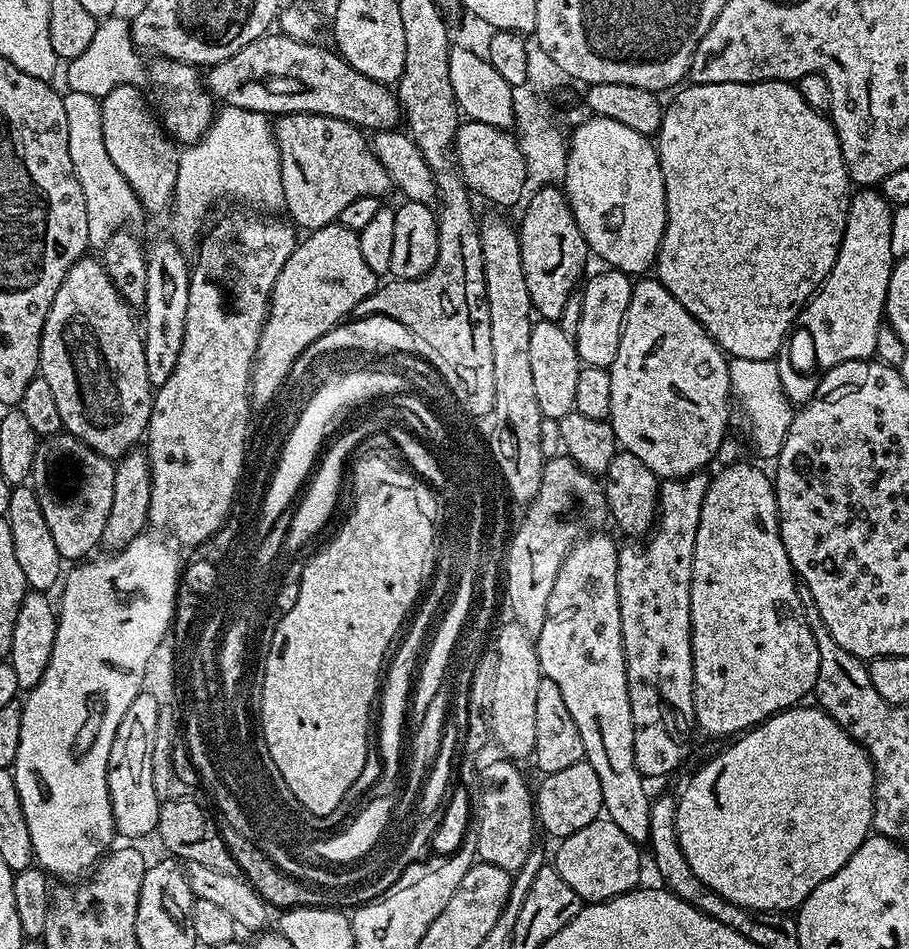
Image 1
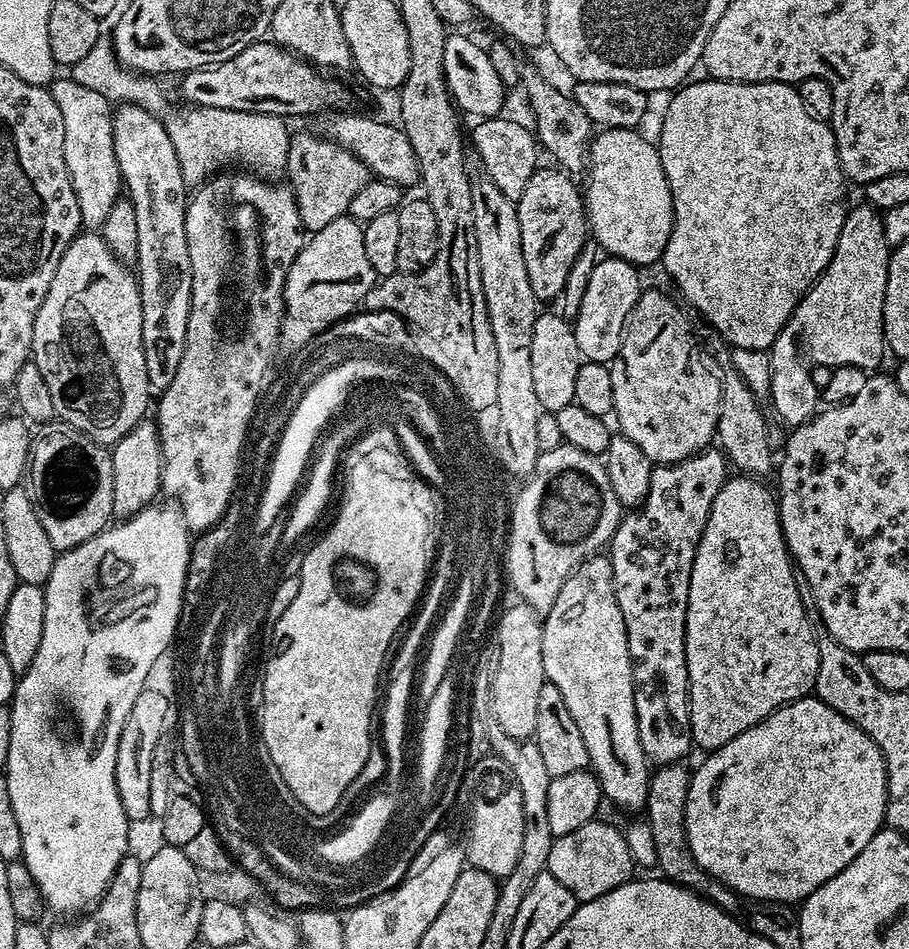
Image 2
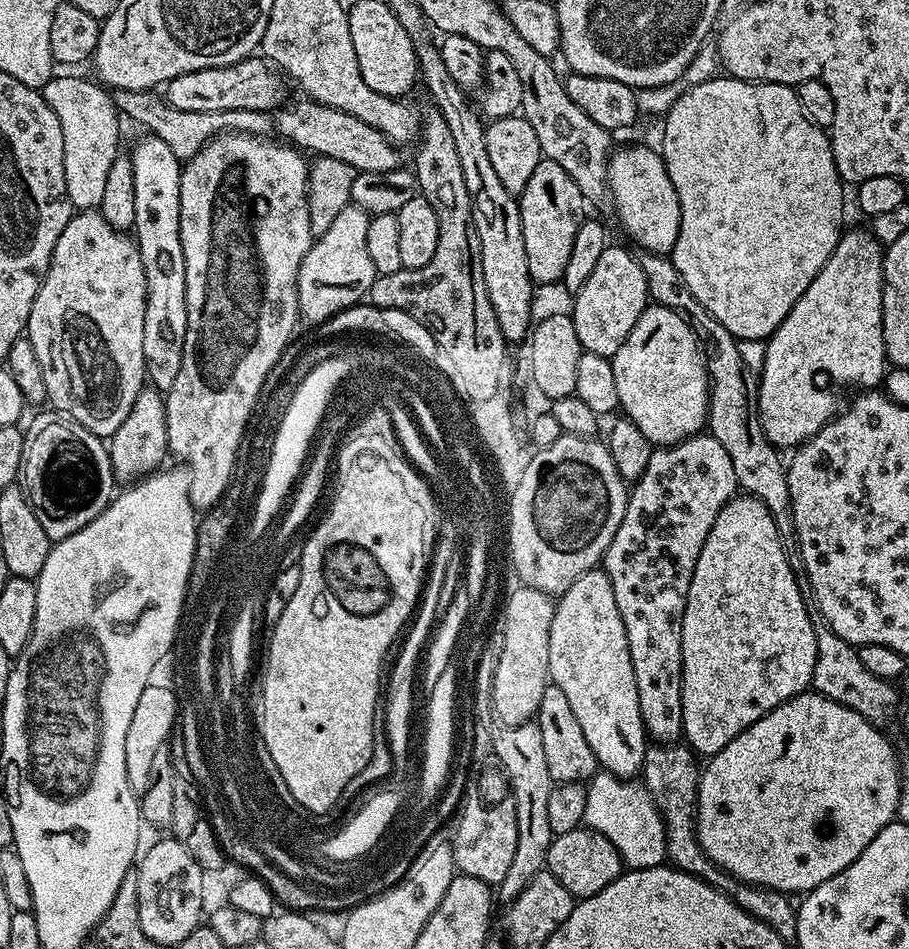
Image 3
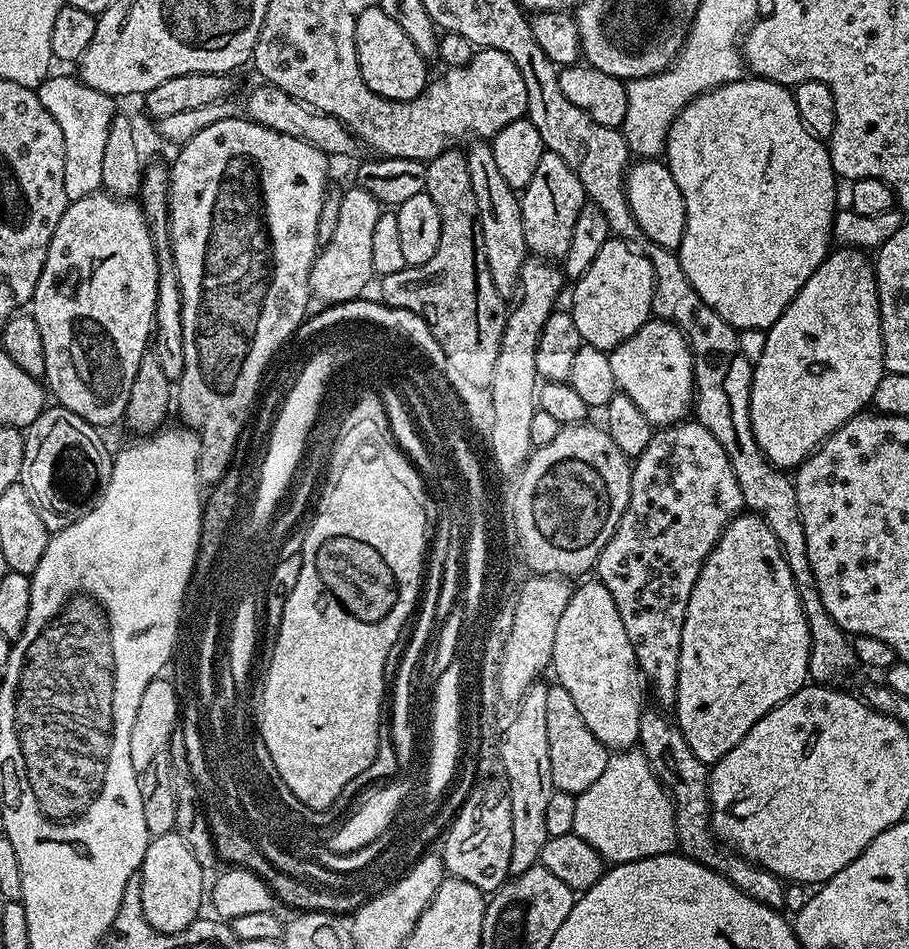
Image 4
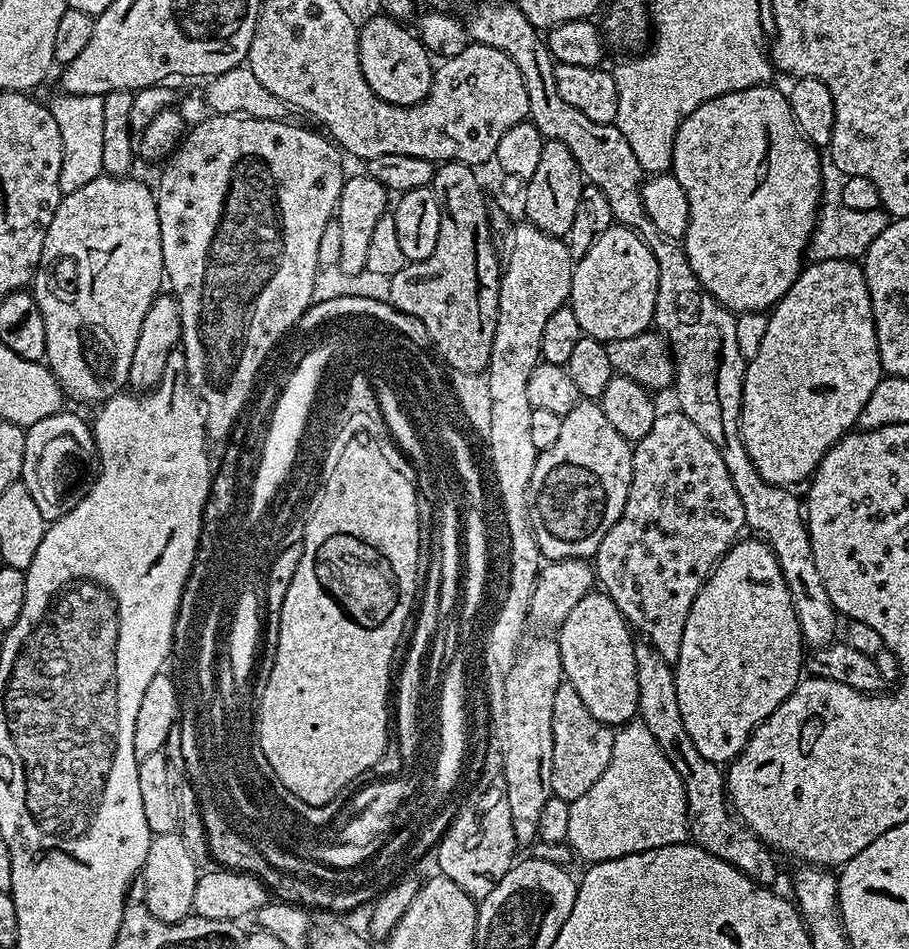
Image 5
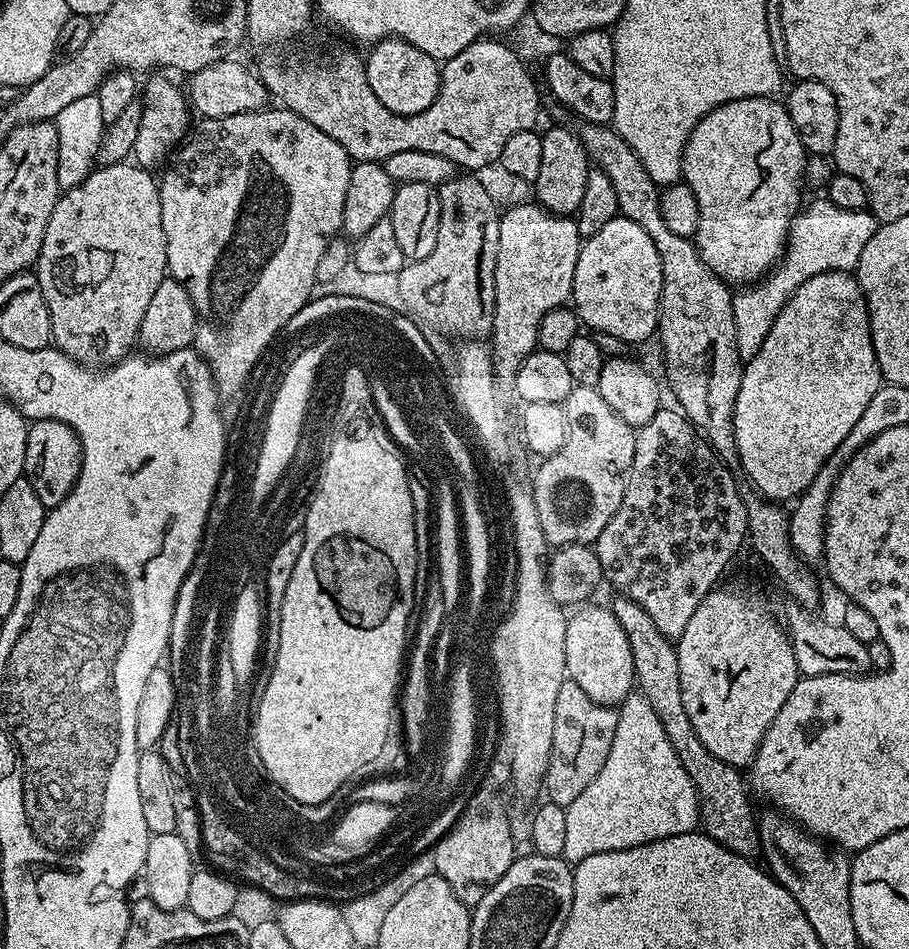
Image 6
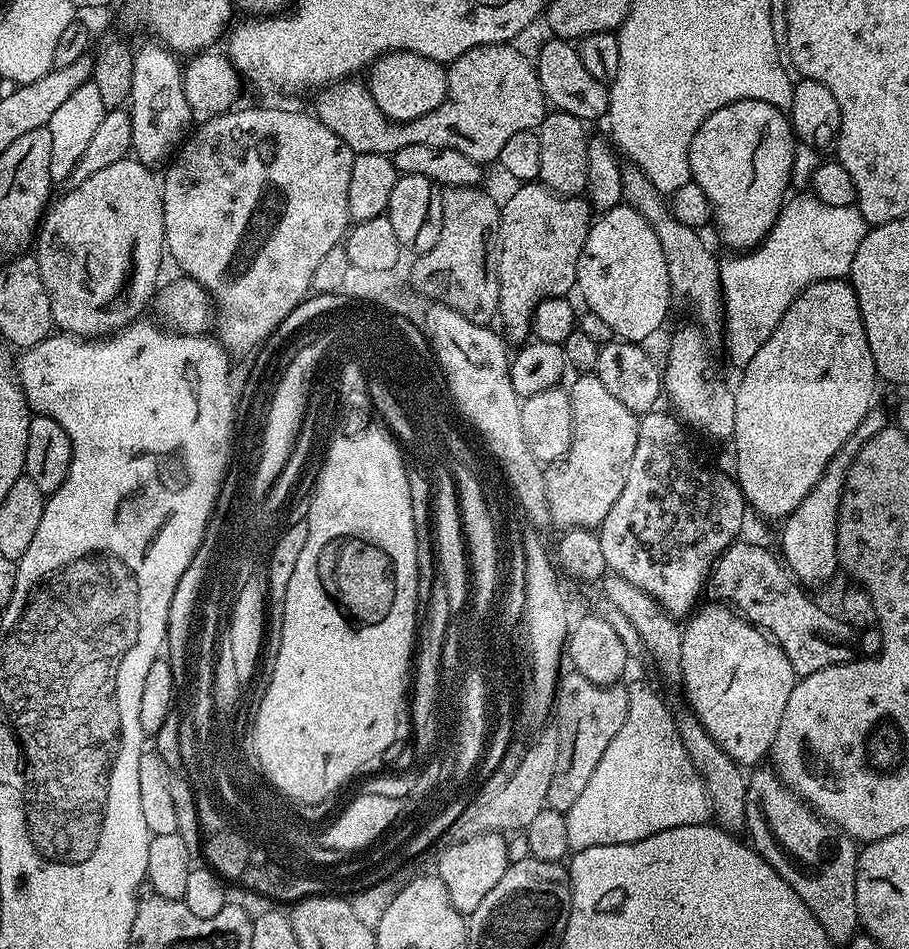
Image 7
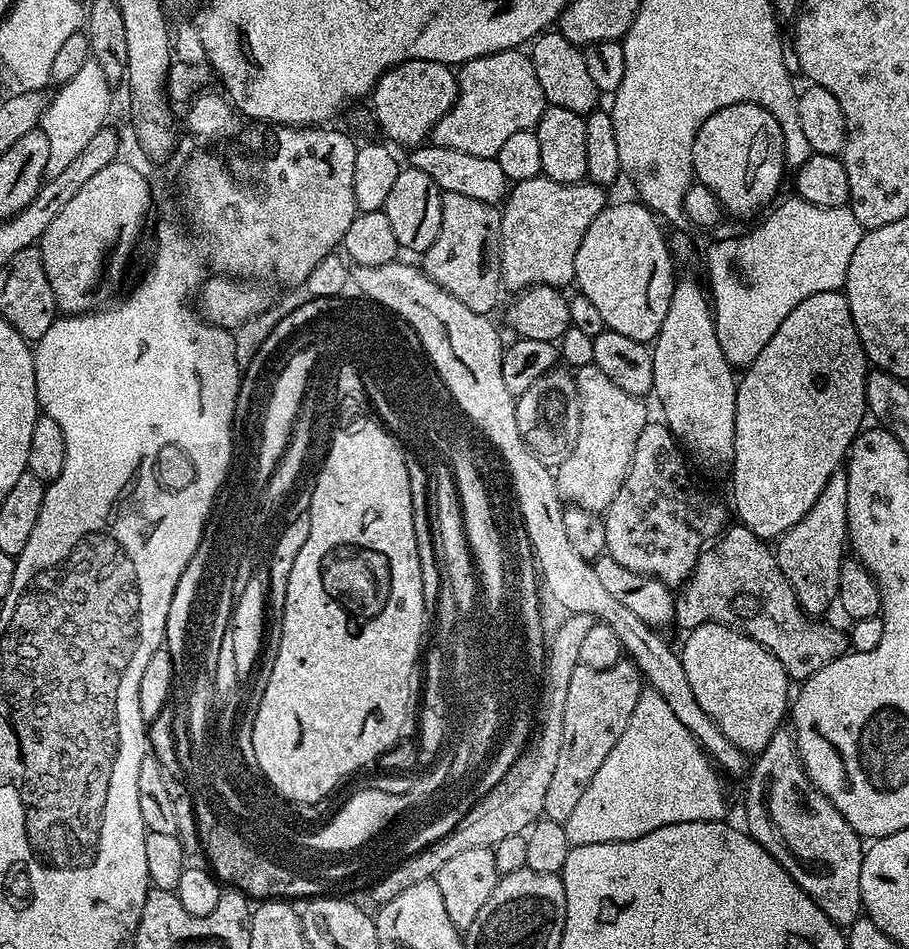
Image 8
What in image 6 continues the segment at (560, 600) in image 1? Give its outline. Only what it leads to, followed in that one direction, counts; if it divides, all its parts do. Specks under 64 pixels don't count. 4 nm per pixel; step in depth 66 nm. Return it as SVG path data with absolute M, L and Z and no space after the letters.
M589 603L568 616L566 626L566 672L571 683L596 704L619 705L634 688L632 651L626 630L611 607L599 608Z

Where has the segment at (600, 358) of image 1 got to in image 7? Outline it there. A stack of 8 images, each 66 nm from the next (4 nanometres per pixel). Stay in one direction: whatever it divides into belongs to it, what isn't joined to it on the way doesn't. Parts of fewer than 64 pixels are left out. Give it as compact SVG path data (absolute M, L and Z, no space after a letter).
M617 206L593 219L586 242L580 251L576 263L575 287L584 295L587 311L602 318L621 340L644 342L664 324L668 316L670 293L668 291L668 275L666 274L666 258L662 254L662 242L658 242L658 234L650 226L650 222L631 206Z

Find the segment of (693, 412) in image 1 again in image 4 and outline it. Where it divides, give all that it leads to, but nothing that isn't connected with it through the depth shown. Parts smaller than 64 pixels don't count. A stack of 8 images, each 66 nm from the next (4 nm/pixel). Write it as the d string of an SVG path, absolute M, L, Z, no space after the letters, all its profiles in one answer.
M649 319L626 342L613 348L609 356L619 391L638 406L652 425L667 427L687 417L695 391L692 349L676 325Z

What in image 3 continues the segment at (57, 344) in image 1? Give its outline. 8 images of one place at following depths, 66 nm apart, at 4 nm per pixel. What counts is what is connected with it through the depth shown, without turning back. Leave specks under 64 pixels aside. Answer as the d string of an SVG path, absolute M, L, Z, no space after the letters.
M80 210L66 222L66 230L58 234L58 246L54 246L54 254L50 258L50 266L42 286L38 290L38 298L34 298L34 306L30 306L30 318L26 329L26 339L34 346L34 354L38 354L38 362L42 366L42 378L46 382L47 403L57 412L74 418L76 424L81 424L101 438L111 438L126 422L126 416L134 407L134 398L146 386L146 375L143 354L143 326L146 319L147 282L143 272L143 262L139 254L139 246L127 231L110 226L106 218L96 210Z

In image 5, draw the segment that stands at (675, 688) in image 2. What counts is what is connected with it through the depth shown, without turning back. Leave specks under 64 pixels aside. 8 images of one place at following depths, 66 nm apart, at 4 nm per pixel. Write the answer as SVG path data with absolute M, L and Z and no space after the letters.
M661 411L646 438L635 441L626 506L618 522L606 530L602 546L598 546L594 576L614 606L618 606L628 627L639 635L641 632L644 635L641 637L646 638L660 656L675 658L682 650L682 630L698 590L745 528L742 502L738 499L738 490L734 490L734 482L730 482L730 470L726 470L718 446L714 446L683 412Z

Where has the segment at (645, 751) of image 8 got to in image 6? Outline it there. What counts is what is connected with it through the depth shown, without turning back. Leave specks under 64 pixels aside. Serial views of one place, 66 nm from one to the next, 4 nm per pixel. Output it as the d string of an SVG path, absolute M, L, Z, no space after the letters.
M639 691L629 692L619 705L610 754L606 754L602 770L598 770L590 786L586 786L586 790L582 790L582 794L578 794L578 798L574 798L574 802L567 806L563 859L579 862L590 854L642 846L655 840L670 838L674 834L686 834L700 823L700 799L696 787L690 774L686 774L686 766L678 758L654 706L650 706L648 699Z

